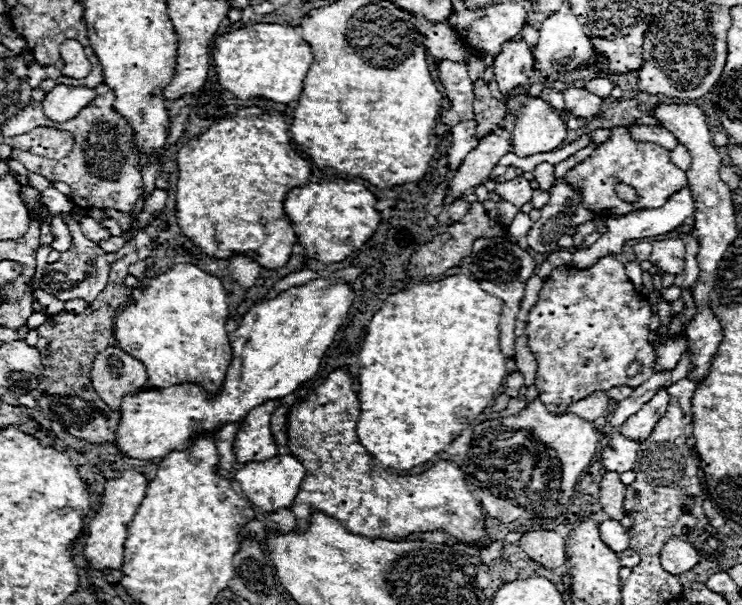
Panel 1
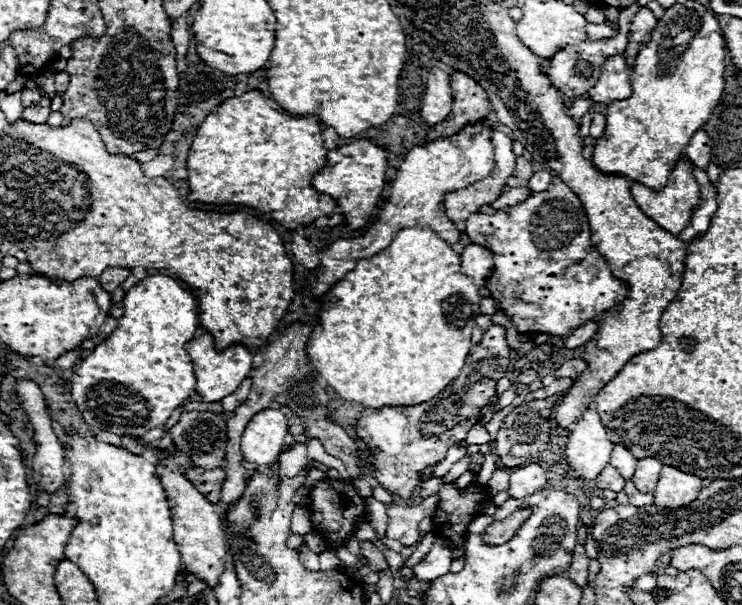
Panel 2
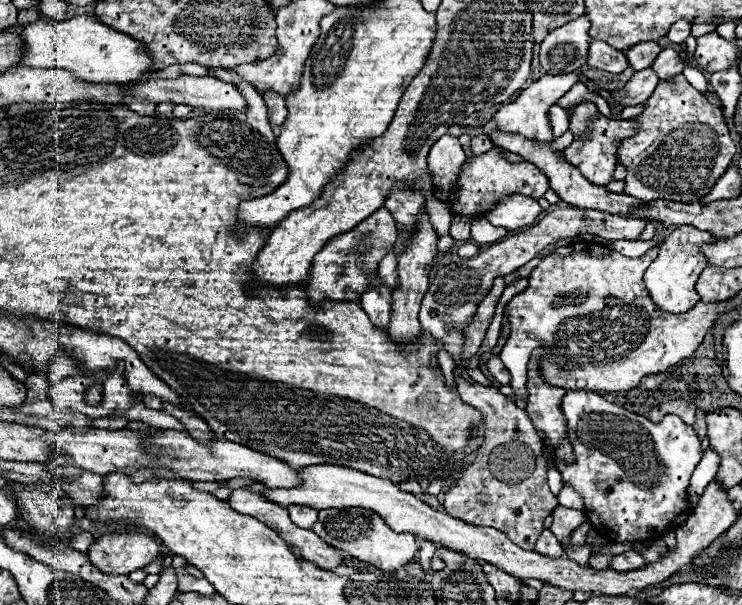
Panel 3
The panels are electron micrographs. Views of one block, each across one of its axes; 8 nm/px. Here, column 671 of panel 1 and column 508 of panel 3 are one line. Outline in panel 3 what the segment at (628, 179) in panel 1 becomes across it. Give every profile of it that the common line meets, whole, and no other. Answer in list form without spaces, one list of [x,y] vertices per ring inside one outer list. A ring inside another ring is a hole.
[[[494,146],[490,152],[484,152],[480,156],[470,156],[468,162],[464,162],[458,170],[456,186],[452,188],[452,194],[448,198],[448,208],[452,218],[454,216],[466,216],[466,218],[482,218],[486,212],[496,208],[506,196],[510,194],[524,194],[532,198],[542,198],[548,190],[548,178],[542,170],[538,170],[530,162],[508,162],[506,156],[498,146]]]

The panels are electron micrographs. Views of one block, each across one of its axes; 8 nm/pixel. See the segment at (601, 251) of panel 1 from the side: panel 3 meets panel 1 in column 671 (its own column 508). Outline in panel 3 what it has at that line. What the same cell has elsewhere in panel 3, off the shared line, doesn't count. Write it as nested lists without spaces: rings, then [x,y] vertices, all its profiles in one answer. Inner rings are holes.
[[[508,196],[498,204],[494,210],[490,210],[484,218],[492,226],[502,226],[506,230],[518,230],[522,226],[532,224],[540,216],[542,208],[538,206],[536,200],[530,196]]]

